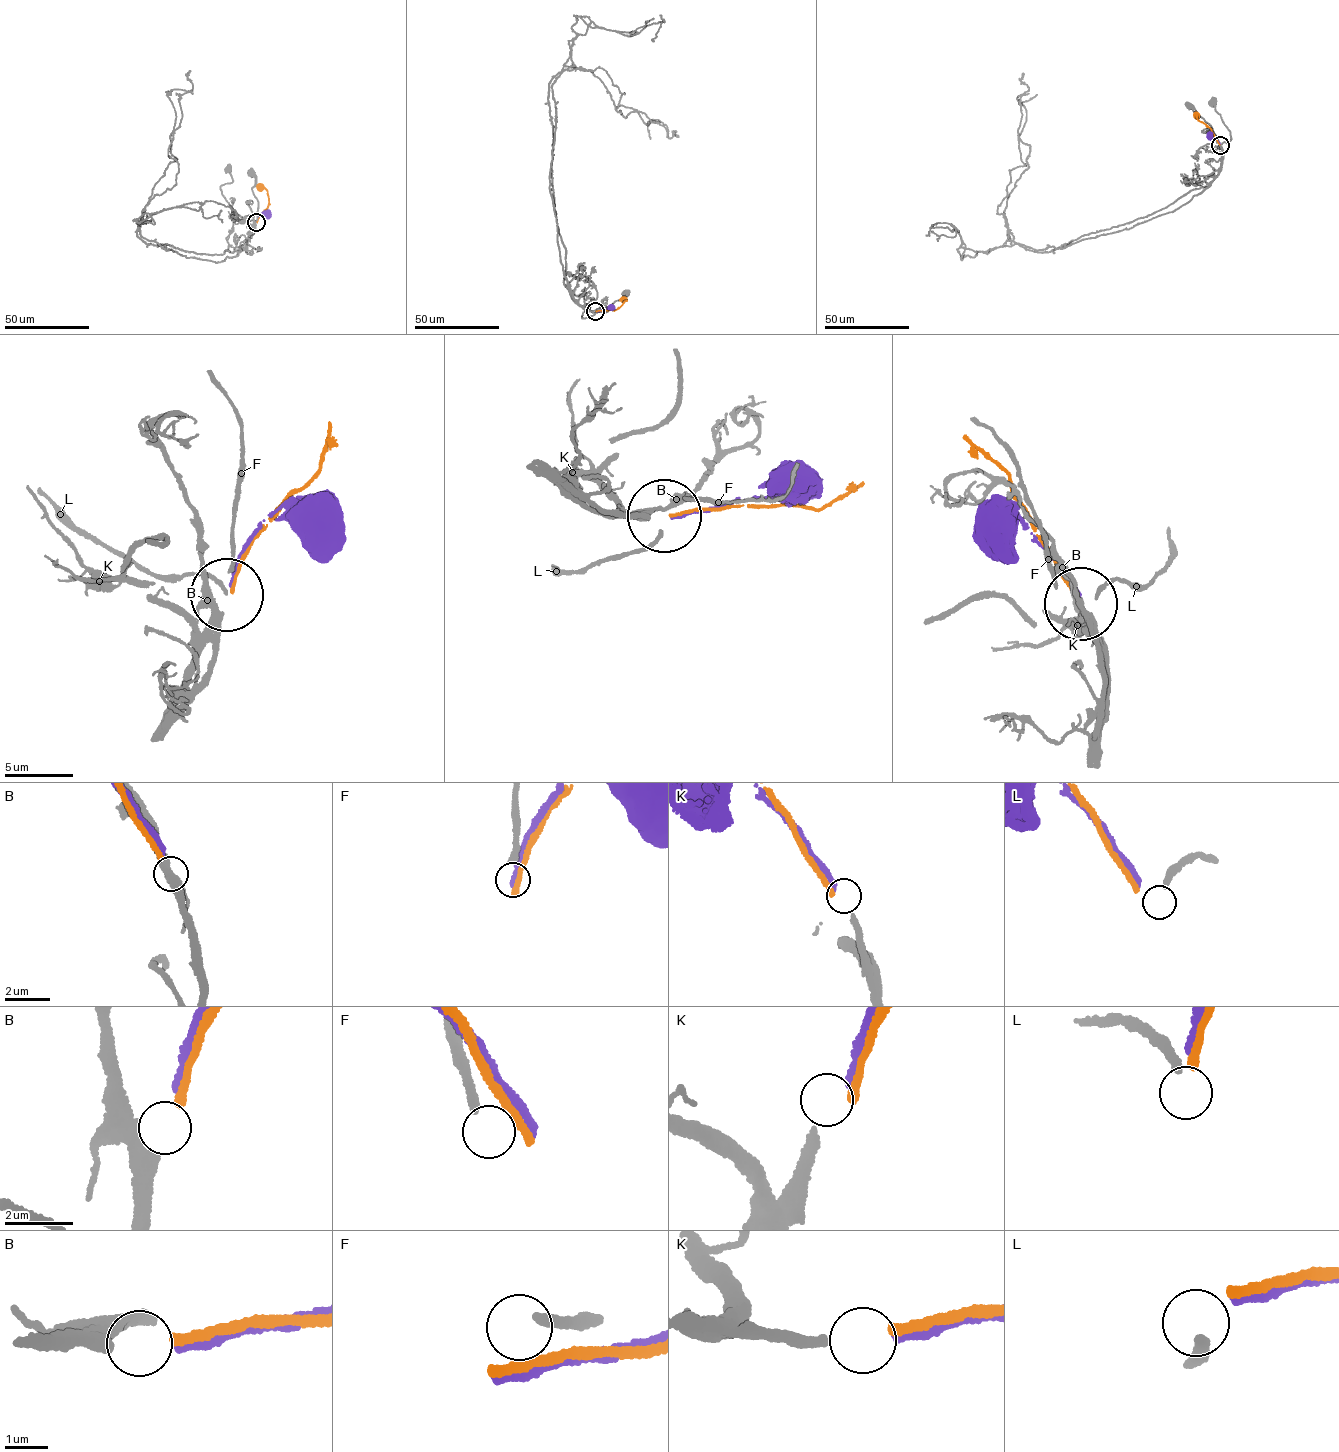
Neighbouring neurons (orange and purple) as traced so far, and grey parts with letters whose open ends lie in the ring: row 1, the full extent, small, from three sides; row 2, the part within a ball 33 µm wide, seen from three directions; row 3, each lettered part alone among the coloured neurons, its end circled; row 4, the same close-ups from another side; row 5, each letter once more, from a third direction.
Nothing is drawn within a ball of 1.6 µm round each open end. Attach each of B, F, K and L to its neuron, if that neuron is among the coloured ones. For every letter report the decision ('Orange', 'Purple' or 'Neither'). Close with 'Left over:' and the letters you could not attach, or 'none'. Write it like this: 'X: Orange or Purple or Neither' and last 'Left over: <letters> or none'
B: Orange
F: Neither
K: Neither
L: Neither
Left over: F, K, L

